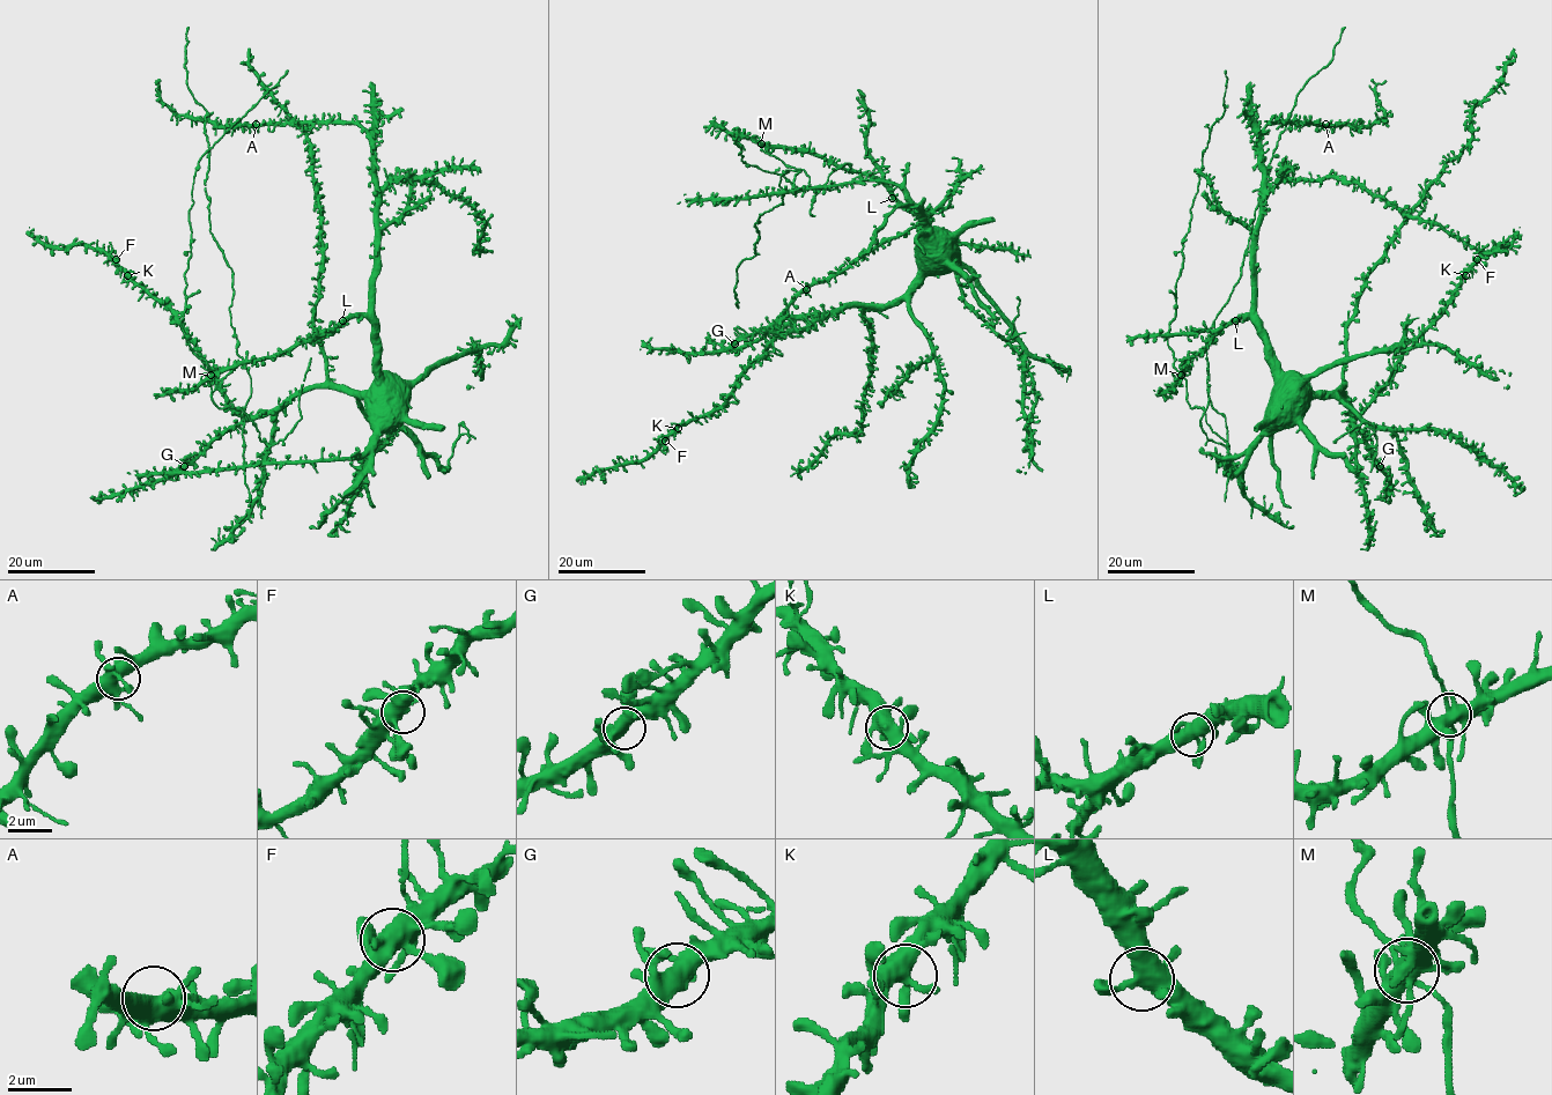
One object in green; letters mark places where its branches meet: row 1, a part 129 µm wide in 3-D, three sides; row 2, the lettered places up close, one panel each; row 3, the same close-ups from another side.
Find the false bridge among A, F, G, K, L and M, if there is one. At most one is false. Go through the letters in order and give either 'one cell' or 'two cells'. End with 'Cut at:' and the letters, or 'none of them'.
A: one cell
F: one cell
G: one cell
K: one cell
L: one cell
M: one cell
Cut at: none of them

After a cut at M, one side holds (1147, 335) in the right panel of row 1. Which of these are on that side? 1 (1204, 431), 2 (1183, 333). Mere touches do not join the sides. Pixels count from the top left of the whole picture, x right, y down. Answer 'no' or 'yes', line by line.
1: no
2: yes

